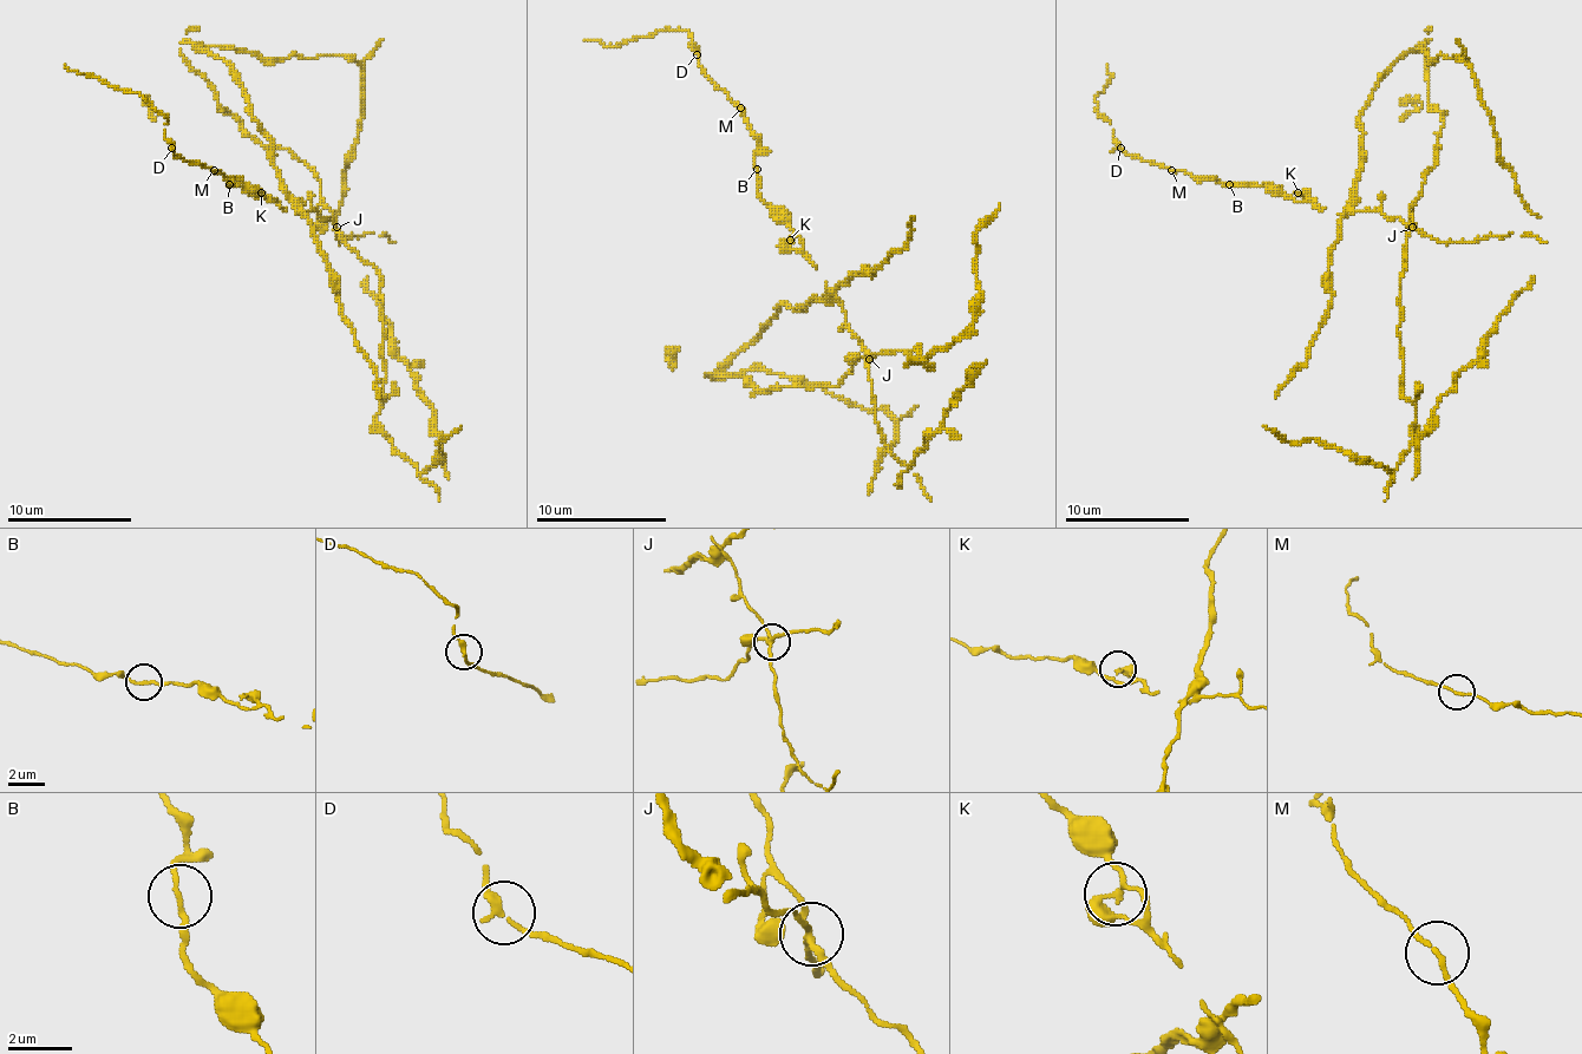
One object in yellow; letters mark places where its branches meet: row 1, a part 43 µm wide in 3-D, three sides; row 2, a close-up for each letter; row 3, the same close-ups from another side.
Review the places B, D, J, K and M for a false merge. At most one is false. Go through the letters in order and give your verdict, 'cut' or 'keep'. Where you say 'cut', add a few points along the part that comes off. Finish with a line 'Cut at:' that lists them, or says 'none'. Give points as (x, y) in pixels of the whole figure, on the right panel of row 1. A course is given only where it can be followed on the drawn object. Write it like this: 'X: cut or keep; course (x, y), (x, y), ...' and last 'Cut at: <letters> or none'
B: keep
D: keep
J: cut; course (1412, 227), (1444, 117), (1429, 102), (1429, 43), (1360, 117), (1328, 314), (1275, 398)
K: keep
M: keep
Cut at: J

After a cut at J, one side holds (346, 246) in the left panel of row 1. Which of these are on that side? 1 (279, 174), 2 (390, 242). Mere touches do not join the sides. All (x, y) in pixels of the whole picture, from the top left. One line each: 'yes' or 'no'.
1: yes
2: no

